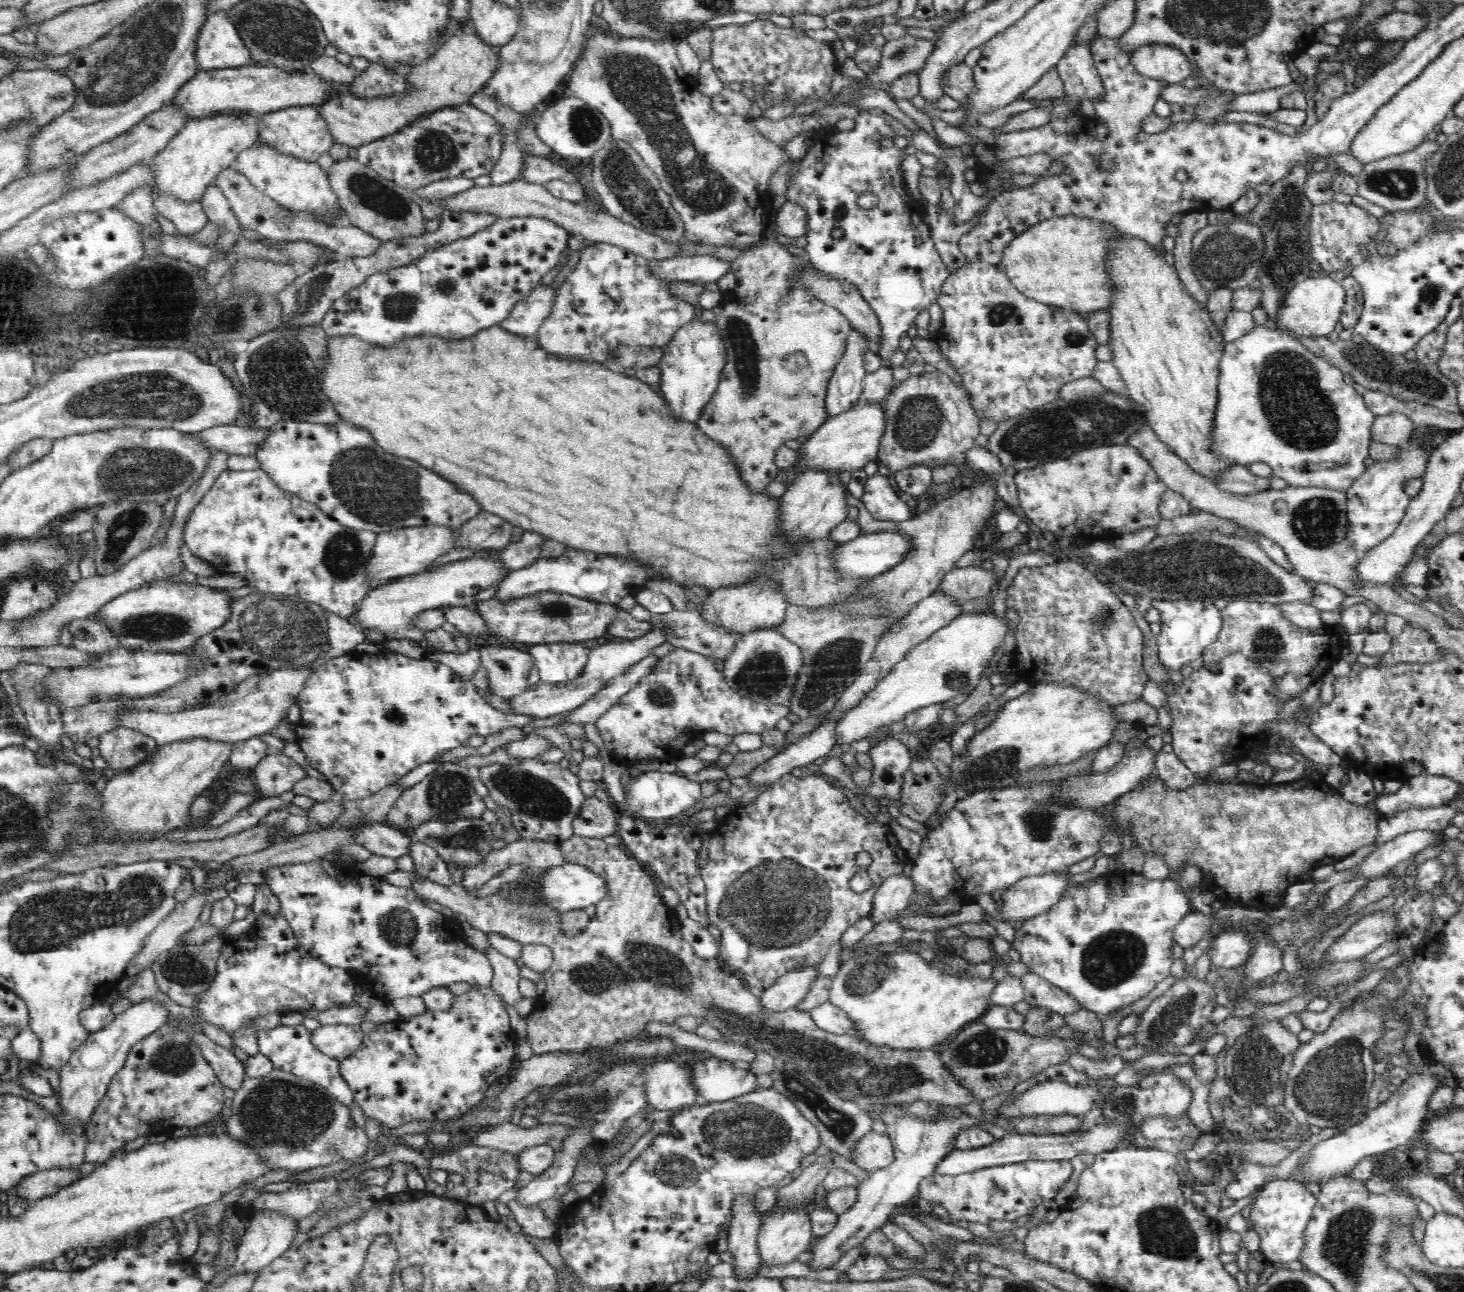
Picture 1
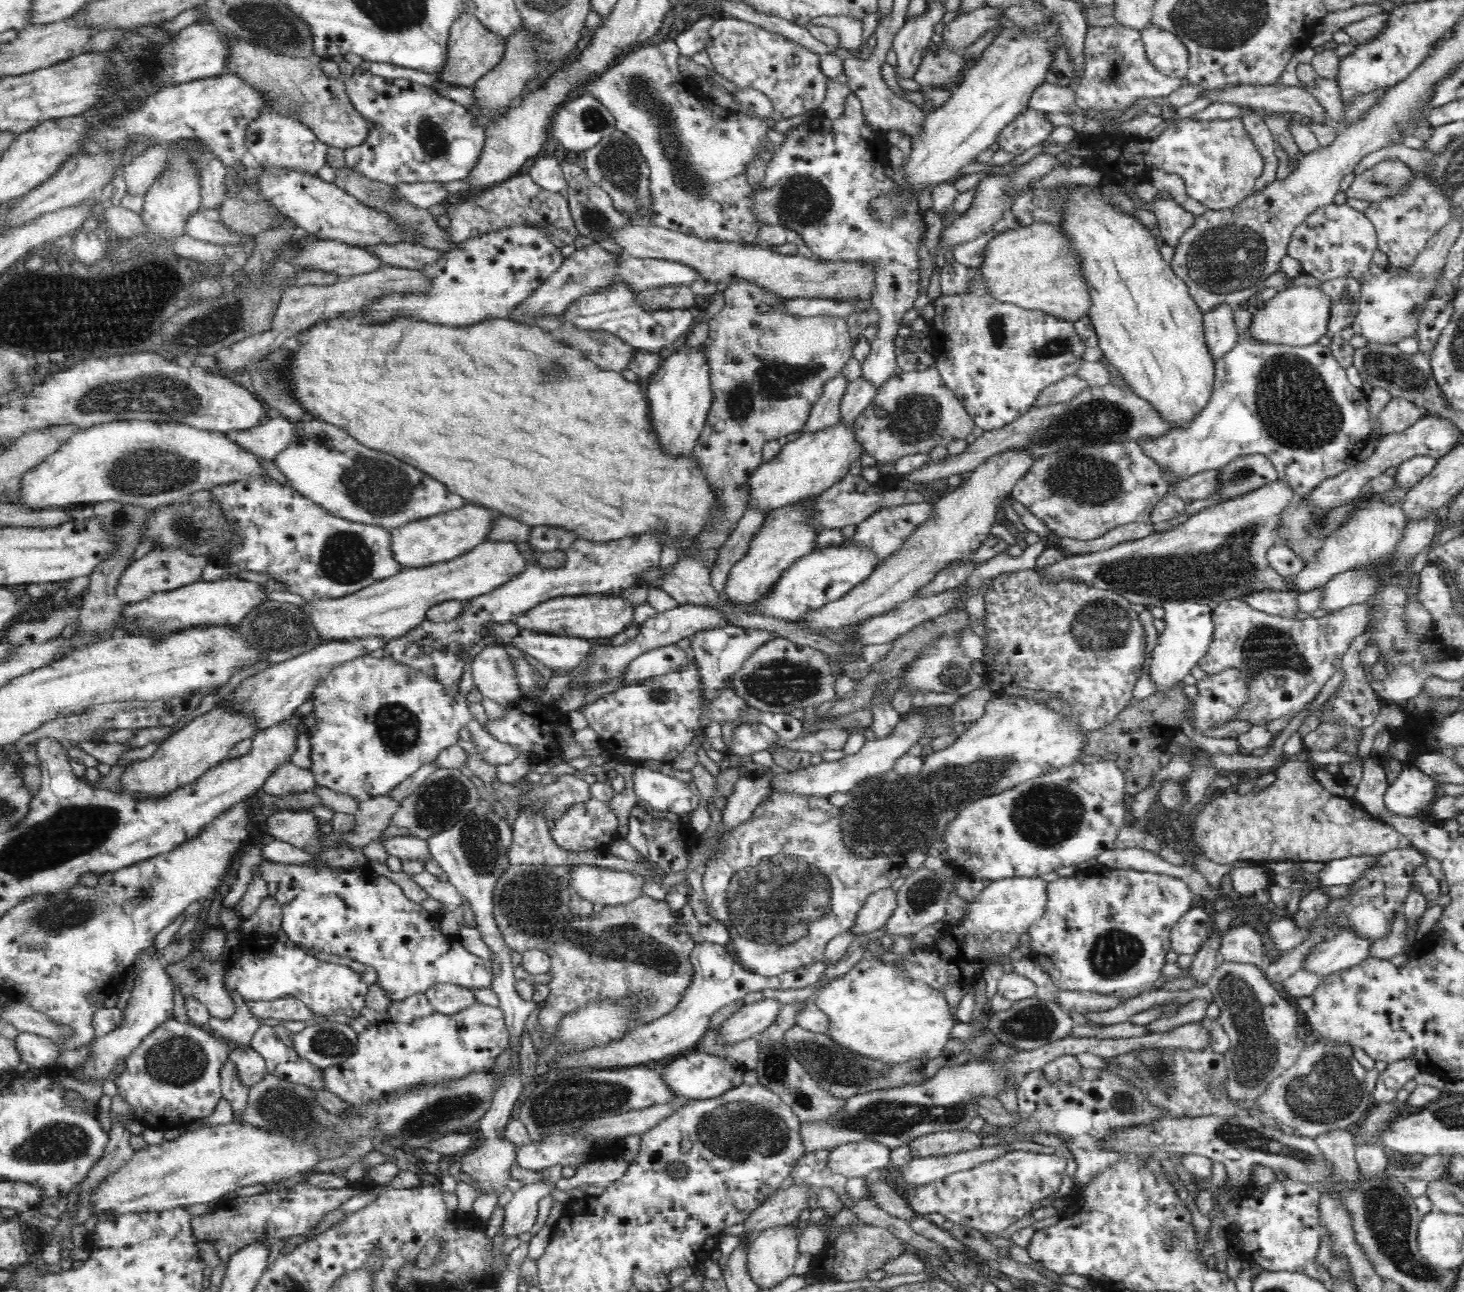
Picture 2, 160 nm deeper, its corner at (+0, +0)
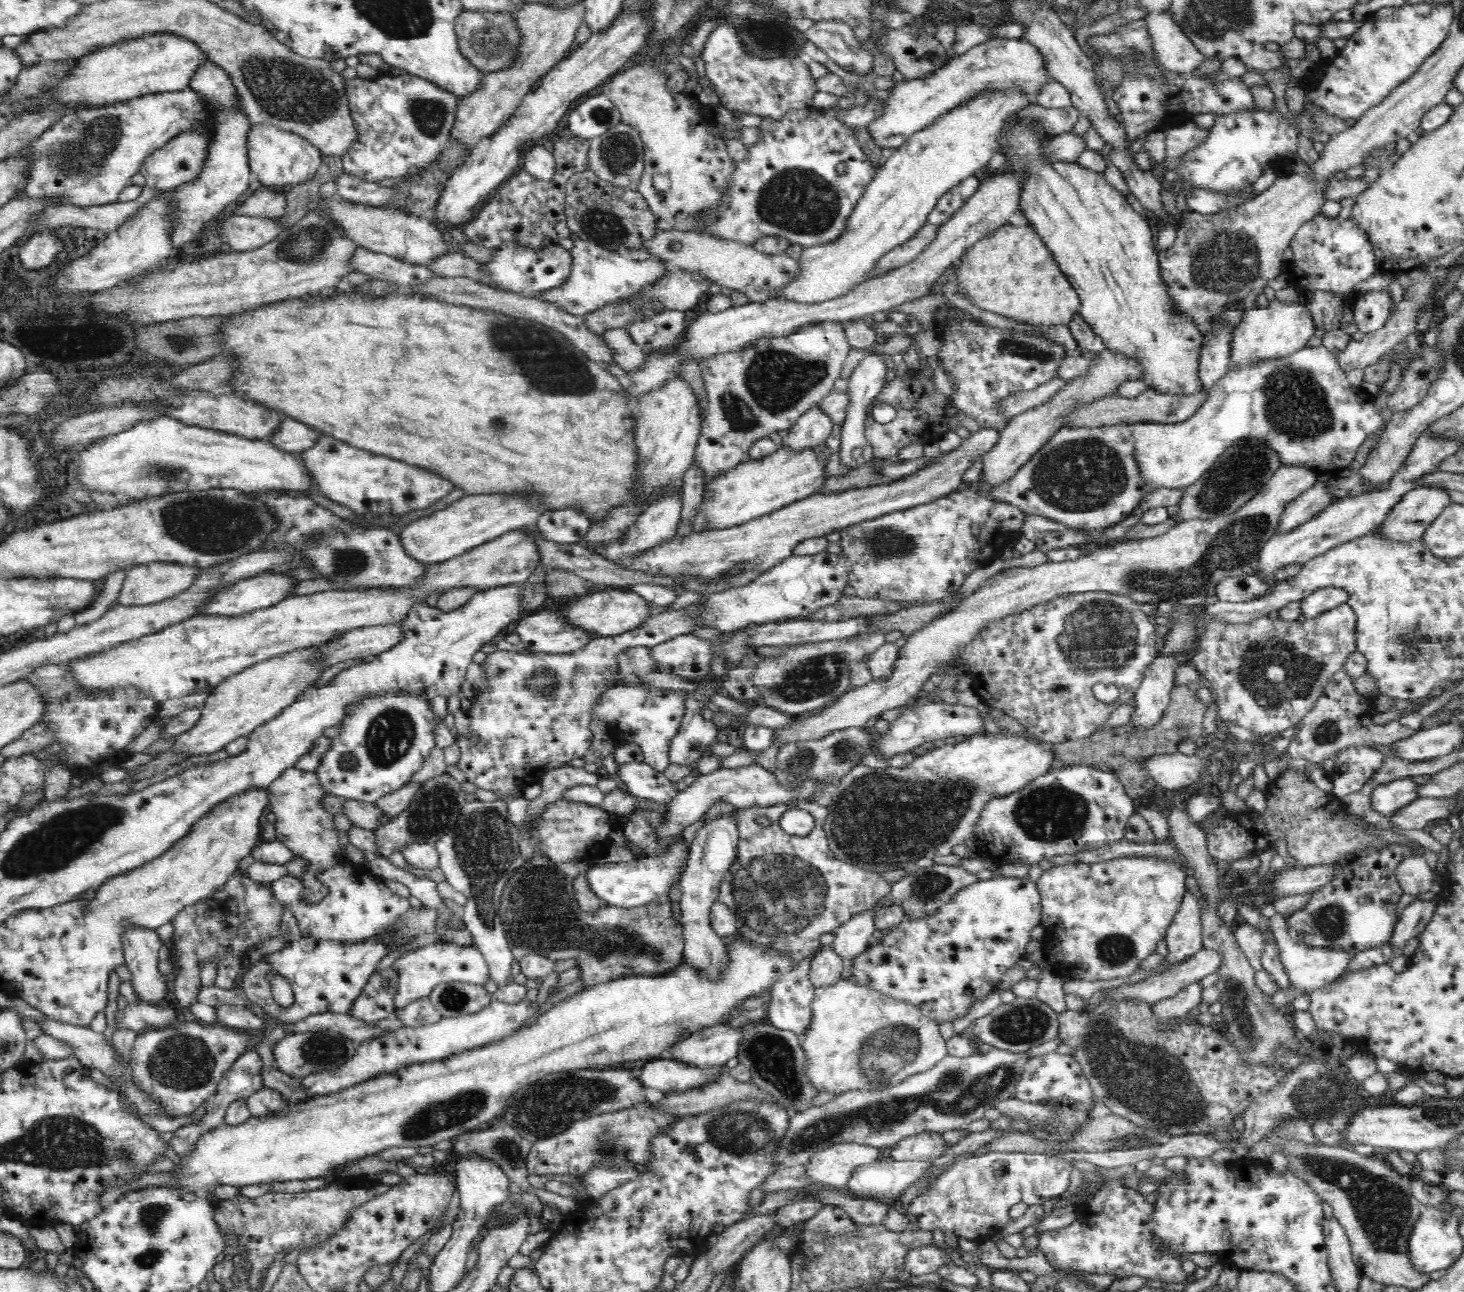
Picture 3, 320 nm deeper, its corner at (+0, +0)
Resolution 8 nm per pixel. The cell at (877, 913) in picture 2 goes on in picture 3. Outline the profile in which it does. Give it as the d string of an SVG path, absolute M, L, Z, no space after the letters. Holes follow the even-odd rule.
M872 907L872 910L864 910L842 924L834 933L833 951L846 962L866 952L876 931L876 918L876 910Z

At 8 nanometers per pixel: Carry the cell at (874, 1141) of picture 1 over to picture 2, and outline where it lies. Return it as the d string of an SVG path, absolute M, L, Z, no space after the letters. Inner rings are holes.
M866 1139L832 1148L828 1162L833 1172L844 1174L848 1179L868 1178L882 1174L882 1170L890 1164L890 1158L890 1147L884 1143Z

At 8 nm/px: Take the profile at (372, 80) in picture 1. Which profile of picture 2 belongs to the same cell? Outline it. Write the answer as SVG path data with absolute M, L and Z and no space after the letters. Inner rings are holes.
M370 70L357 71L345 79L344 83L345 91L356 105L356 109L374 125L366 142L345 149L346 166L358 170L362 175L391 185L464 181L476 168L486 144L486 126L480 125L474 113L464 105L442 96L434 87L403 78L379 76Z

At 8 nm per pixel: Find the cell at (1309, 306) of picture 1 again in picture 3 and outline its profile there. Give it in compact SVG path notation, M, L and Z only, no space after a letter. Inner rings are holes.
M1277 298L1272 302L1262 302L1255 309L1245 311L1235 326L1230 360L1231 363L1247 363L1281 357L1304 348L1317 333L1314 315L1300 302L1280 302Z

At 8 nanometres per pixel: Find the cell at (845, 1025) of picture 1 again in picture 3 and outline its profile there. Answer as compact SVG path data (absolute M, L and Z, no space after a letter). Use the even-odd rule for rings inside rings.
M807 959L798 964L794 970L777 977L771 988L772 999L766 1015L766 1021L770 1025L780 1030L794 1032L800 1042L805 1040L805 1035L809 1032L813 1022L812 1001L815 988L809 974L811 962L812 959Z

